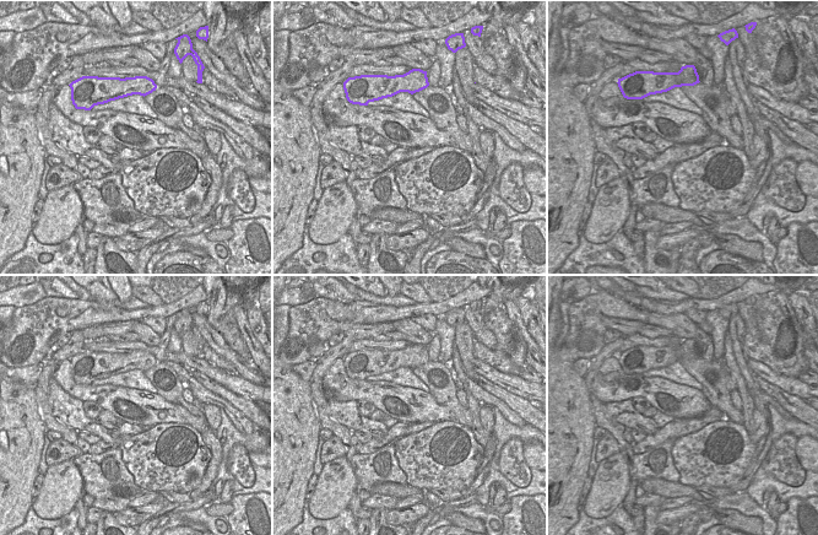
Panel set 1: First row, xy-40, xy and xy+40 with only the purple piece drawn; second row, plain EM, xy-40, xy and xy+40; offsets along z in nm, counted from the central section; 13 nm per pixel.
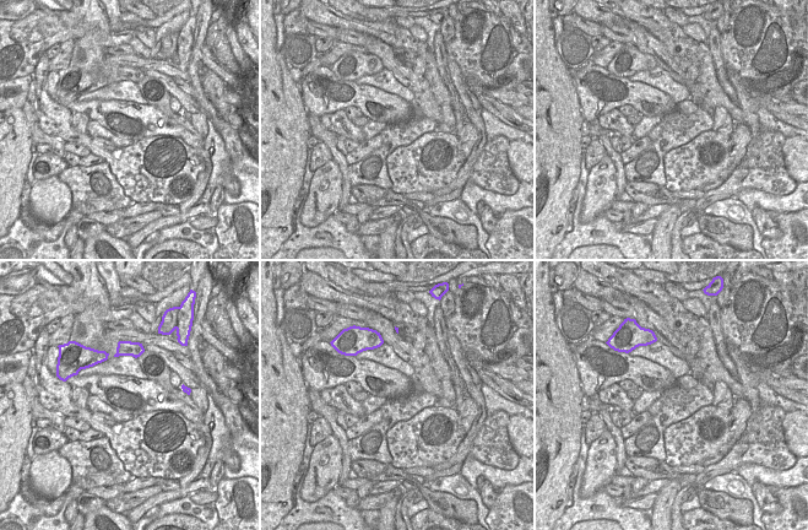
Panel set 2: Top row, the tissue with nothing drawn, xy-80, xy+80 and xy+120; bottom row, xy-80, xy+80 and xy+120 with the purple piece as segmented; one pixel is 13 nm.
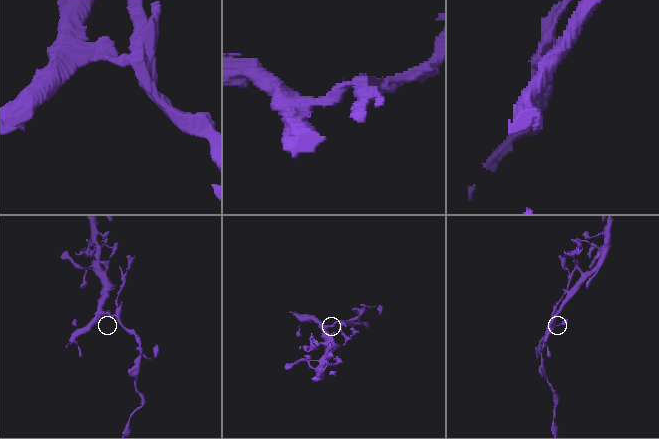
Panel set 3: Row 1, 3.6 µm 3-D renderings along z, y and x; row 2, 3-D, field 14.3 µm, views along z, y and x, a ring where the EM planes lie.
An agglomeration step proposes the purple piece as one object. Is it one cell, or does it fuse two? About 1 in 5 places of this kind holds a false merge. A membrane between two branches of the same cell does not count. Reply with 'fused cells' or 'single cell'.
fused cells

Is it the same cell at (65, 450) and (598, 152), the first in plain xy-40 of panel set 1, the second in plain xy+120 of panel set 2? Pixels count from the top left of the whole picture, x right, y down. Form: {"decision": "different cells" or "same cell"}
{"decision": "same cell"}

